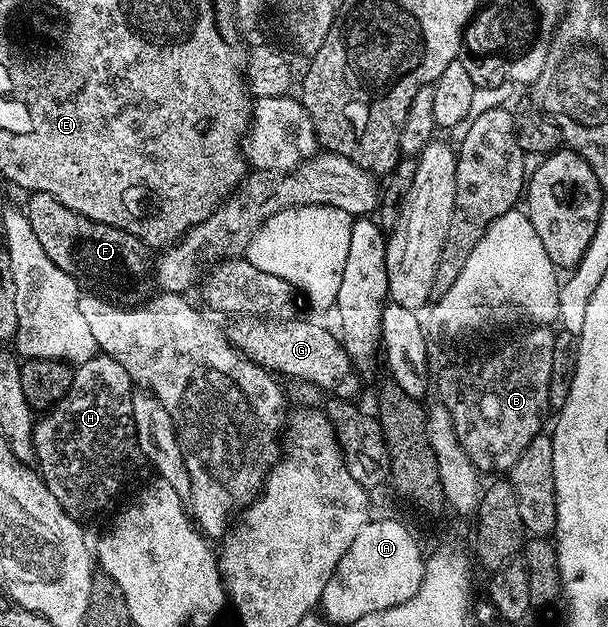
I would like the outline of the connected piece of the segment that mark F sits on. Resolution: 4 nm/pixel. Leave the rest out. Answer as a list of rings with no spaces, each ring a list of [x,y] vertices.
[[[33,192],[27,198],[30,199],[24,202],[24,209],[28,224],[32,224],[32,232],[36,232],[40,248],[48,252],[48,258],[58,268],[79,280],[95,278],[102,286],[114,286],[108,291],[114,300],[142,300],[151,293],[148,258],[146,262],[148,247],[139,238],[120,228],[112,228],[112,224],[100,224],[96,220],[88,220],[88,216],[80,216],[80,212],[66,208],[56,200],[56,196],[48,196],[48,192]]]

